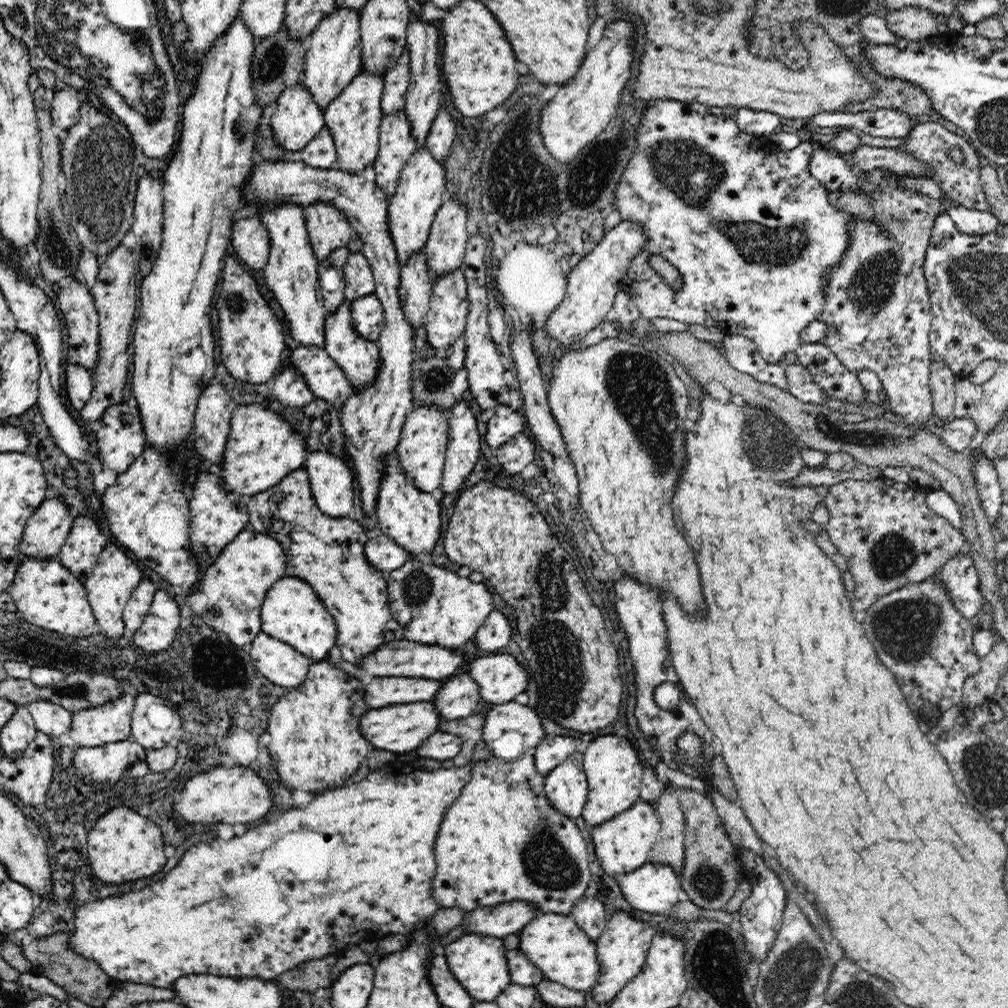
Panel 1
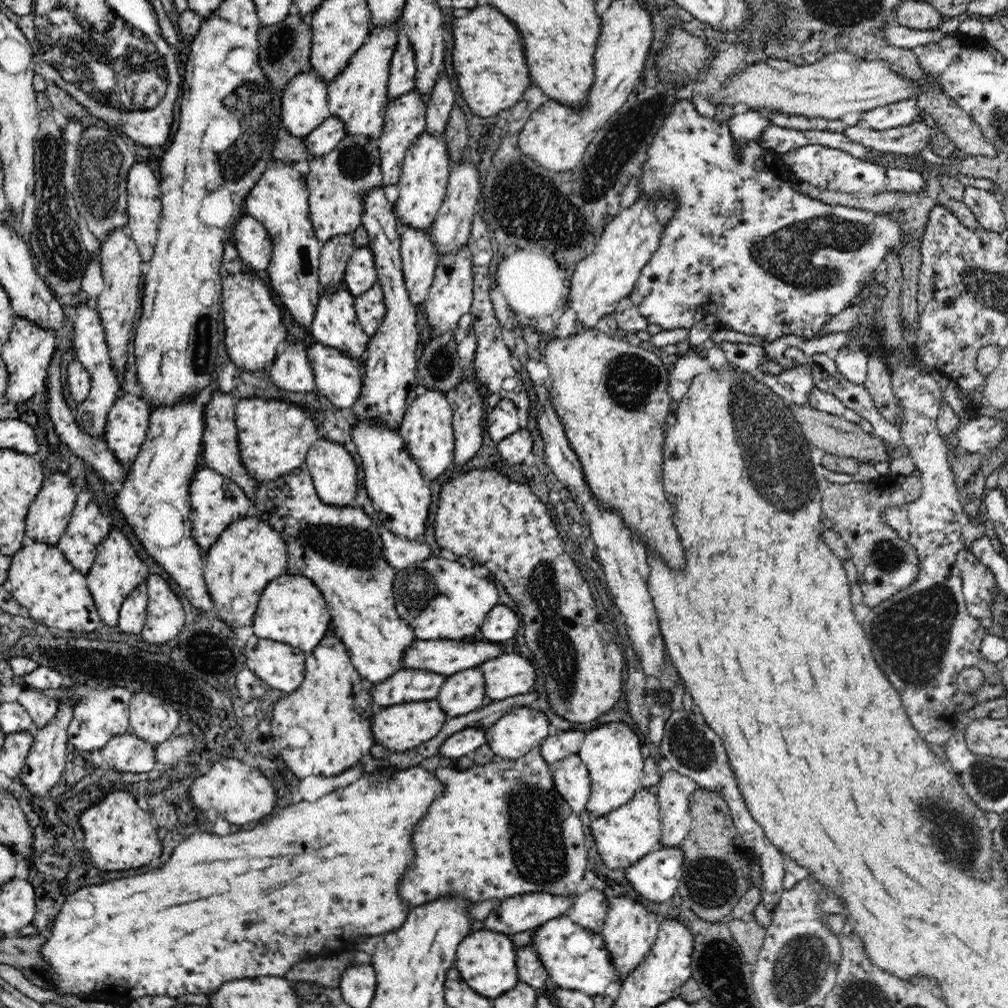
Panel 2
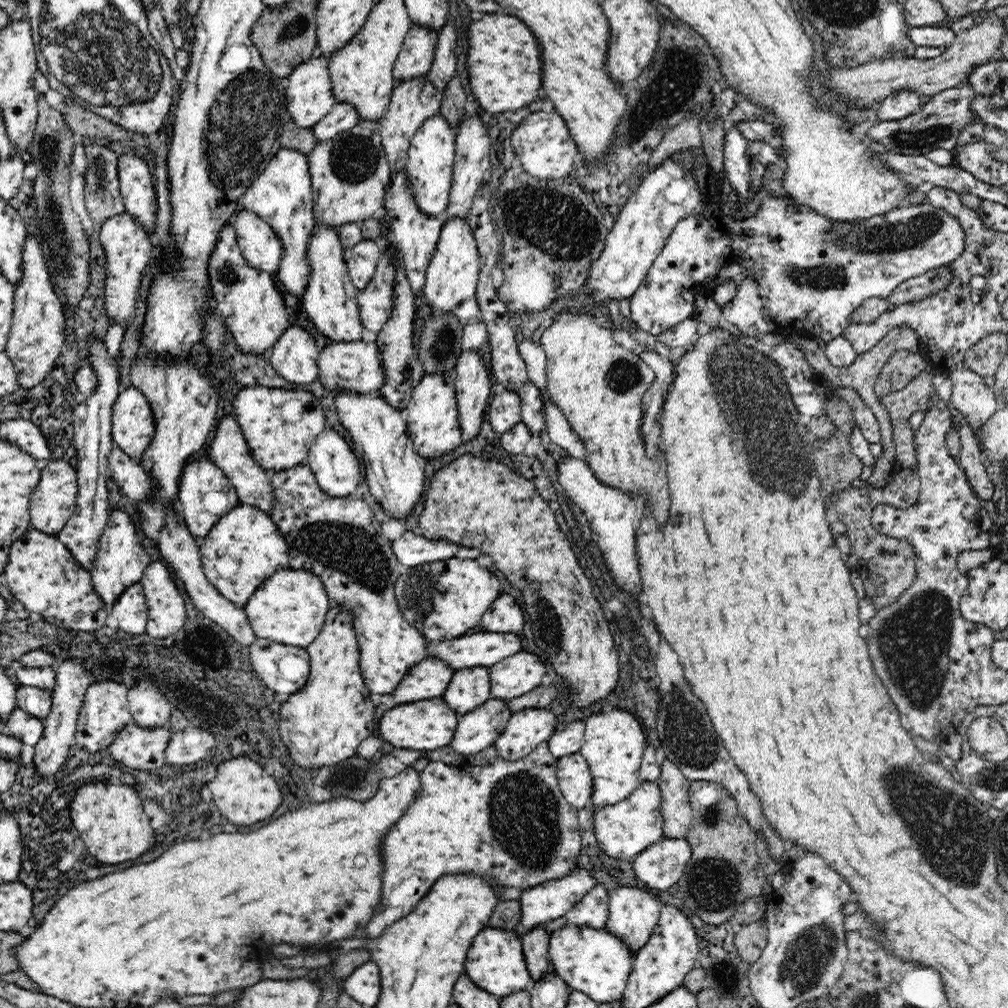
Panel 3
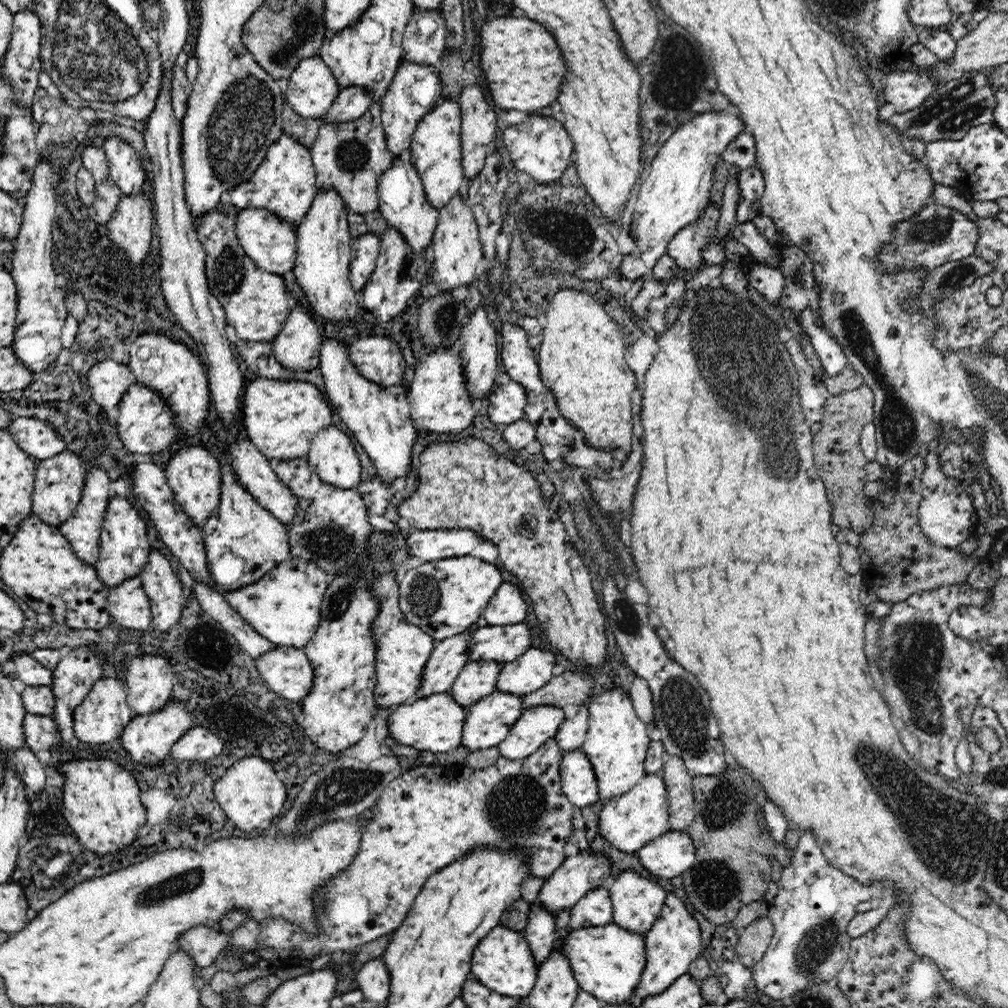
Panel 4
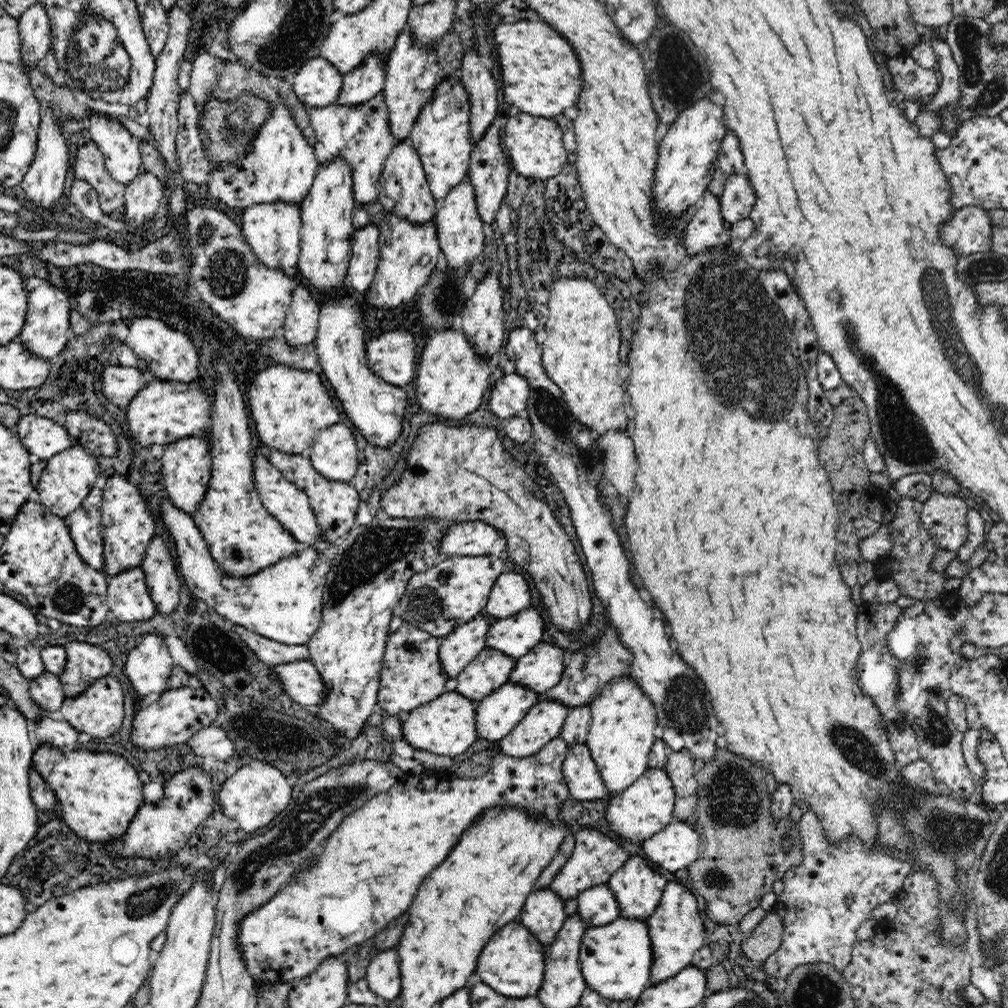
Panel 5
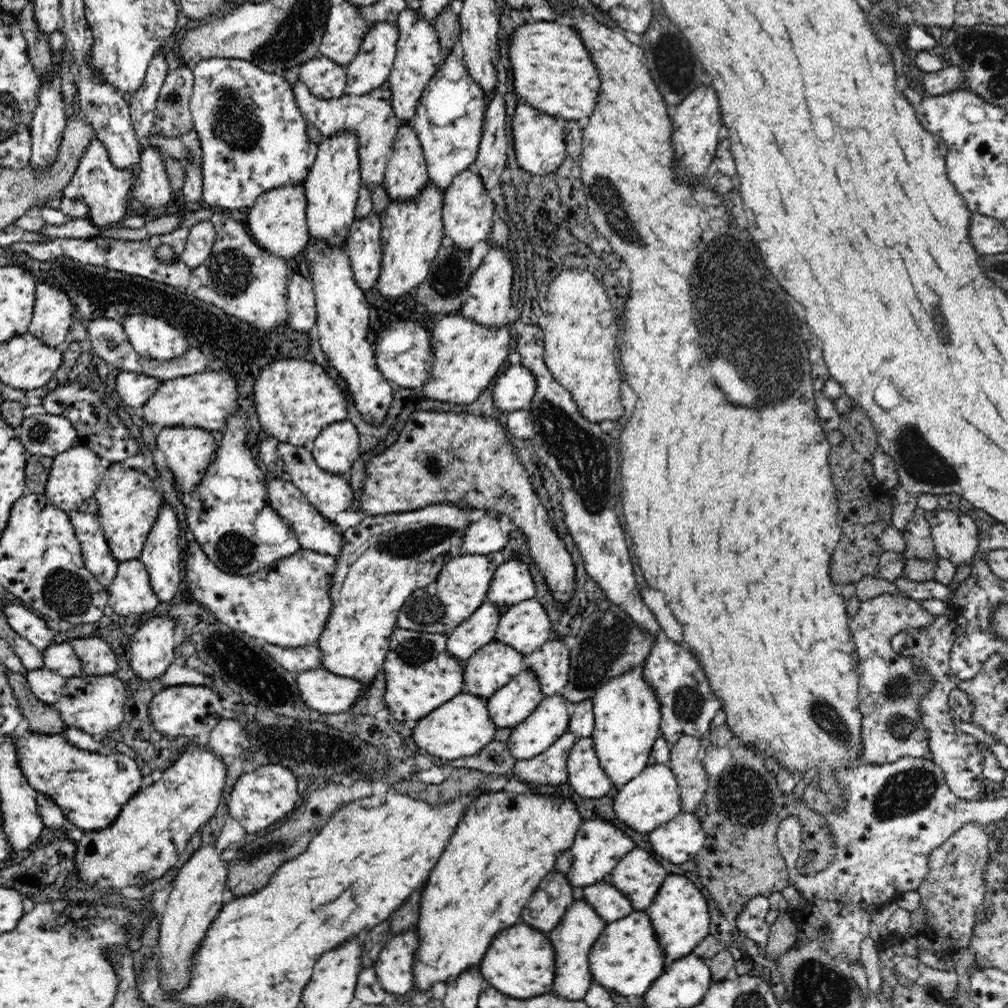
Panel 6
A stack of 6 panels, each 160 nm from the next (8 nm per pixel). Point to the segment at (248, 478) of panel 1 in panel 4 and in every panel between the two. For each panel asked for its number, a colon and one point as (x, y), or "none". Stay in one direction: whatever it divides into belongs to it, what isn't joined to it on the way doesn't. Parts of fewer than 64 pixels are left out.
2: (274, 436)
3: (280, 424)
4: (280, 417)

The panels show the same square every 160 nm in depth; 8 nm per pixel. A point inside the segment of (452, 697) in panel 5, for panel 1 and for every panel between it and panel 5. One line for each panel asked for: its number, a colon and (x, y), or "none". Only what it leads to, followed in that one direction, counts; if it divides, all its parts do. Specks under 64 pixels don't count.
1: (400, 729)
2: (400, 728)
3: (429, 724)
4: (434, 723)

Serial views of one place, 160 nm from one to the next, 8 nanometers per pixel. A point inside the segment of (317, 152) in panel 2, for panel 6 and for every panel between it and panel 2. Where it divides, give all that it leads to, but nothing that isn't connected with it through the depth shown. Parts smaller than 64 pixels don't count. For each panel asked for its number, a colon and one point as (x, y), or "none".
3: (343, 115)
4: (352, 101)
5: (366, 80)
6: (372, 65)

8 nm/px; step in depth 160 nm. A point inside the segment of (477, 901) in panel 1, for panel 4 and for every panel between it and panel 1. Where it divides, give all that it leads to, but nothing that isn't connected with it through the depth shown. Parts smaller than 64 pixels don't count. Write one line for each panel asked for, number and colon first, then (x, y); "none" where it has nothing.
2: (500, 829)
3: (509, 821)
4: (430, 816)

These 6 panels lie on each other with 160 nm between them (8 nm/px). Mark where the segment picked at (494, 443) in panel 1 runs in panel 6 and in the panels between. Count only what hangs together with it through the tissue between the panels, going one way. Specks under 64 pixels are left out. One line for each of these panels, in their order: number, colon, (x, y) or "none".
2: (502, 421)
3: (505, 409)
4: (507, 403)
5: (508, 398)
6: (514, 389)

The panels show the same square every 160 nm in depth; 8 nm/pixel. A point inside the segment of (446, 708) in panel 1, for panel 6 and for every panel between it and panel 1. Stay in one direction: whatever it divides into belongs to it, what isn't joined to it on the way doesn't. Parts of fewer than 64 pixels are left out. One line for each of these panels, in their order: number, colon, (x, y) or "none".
2: (463, 693)
3: (470, 688)
4: (478, 679)
5: (491, 669)
6: (492, 666)

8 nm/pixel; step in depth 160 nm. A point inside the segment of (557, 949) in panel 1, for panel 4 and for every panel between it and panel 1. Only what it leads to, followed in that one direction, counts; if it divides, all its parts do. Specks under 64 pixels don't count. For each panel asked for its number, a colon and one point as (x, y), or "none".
2: (577, 959)
3: (596, 962)
4: (608, 961)

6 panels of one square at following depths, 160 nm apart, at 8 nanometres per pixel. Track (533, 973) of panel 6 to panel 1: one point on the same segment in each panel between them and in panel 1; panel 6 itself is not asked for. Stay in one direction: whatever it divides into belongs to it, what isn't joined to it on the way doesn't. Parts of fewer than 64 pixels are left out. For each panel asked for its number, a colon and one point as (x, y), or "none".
1: (478, 962)
2: (493, 972)
3: (495, 962)
4: (503, 962)
5: (512, 963)

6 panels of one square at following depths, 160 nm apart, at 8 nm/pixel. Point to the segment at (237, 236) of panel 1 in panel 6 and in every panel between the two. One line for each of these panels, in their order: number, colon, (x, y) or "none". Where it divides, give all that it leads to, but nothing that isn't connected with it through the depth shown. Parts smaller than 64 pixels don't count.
2: (254, 243)
3: (261, 246)
4: (270, 241)
5: (273, 229)
6: (278, 222)

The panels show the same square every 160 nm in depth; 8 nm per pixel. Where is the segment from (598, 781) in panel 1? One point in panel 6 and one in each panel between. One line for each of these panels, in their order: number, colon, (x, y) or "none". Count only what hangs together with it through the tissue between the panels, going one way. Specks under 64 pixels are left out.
2: (613, 753)
3: (614, 742)
4: (617, 741)
5: (623, 727)
6: (627, 713)

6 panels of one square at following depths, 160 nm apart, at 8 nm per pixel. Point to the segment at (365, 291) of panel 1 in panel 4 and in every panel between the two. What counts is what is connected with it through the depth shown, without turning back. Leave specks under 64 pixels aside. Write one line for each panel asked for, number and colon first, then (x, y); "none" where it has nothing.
2: (360, 271)
3: (361, 259)
4: (365, 248)

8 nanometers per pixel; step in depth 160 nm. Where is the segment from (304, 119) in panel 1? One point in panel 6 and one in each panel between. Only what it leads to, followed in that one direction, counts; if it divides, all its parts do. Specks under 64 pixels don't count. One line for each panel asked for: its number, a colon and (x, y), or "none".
2: (304, 106)
3: (309, 96)
4: (312, 88)
5: (318, 83)
6: (325, 78)

